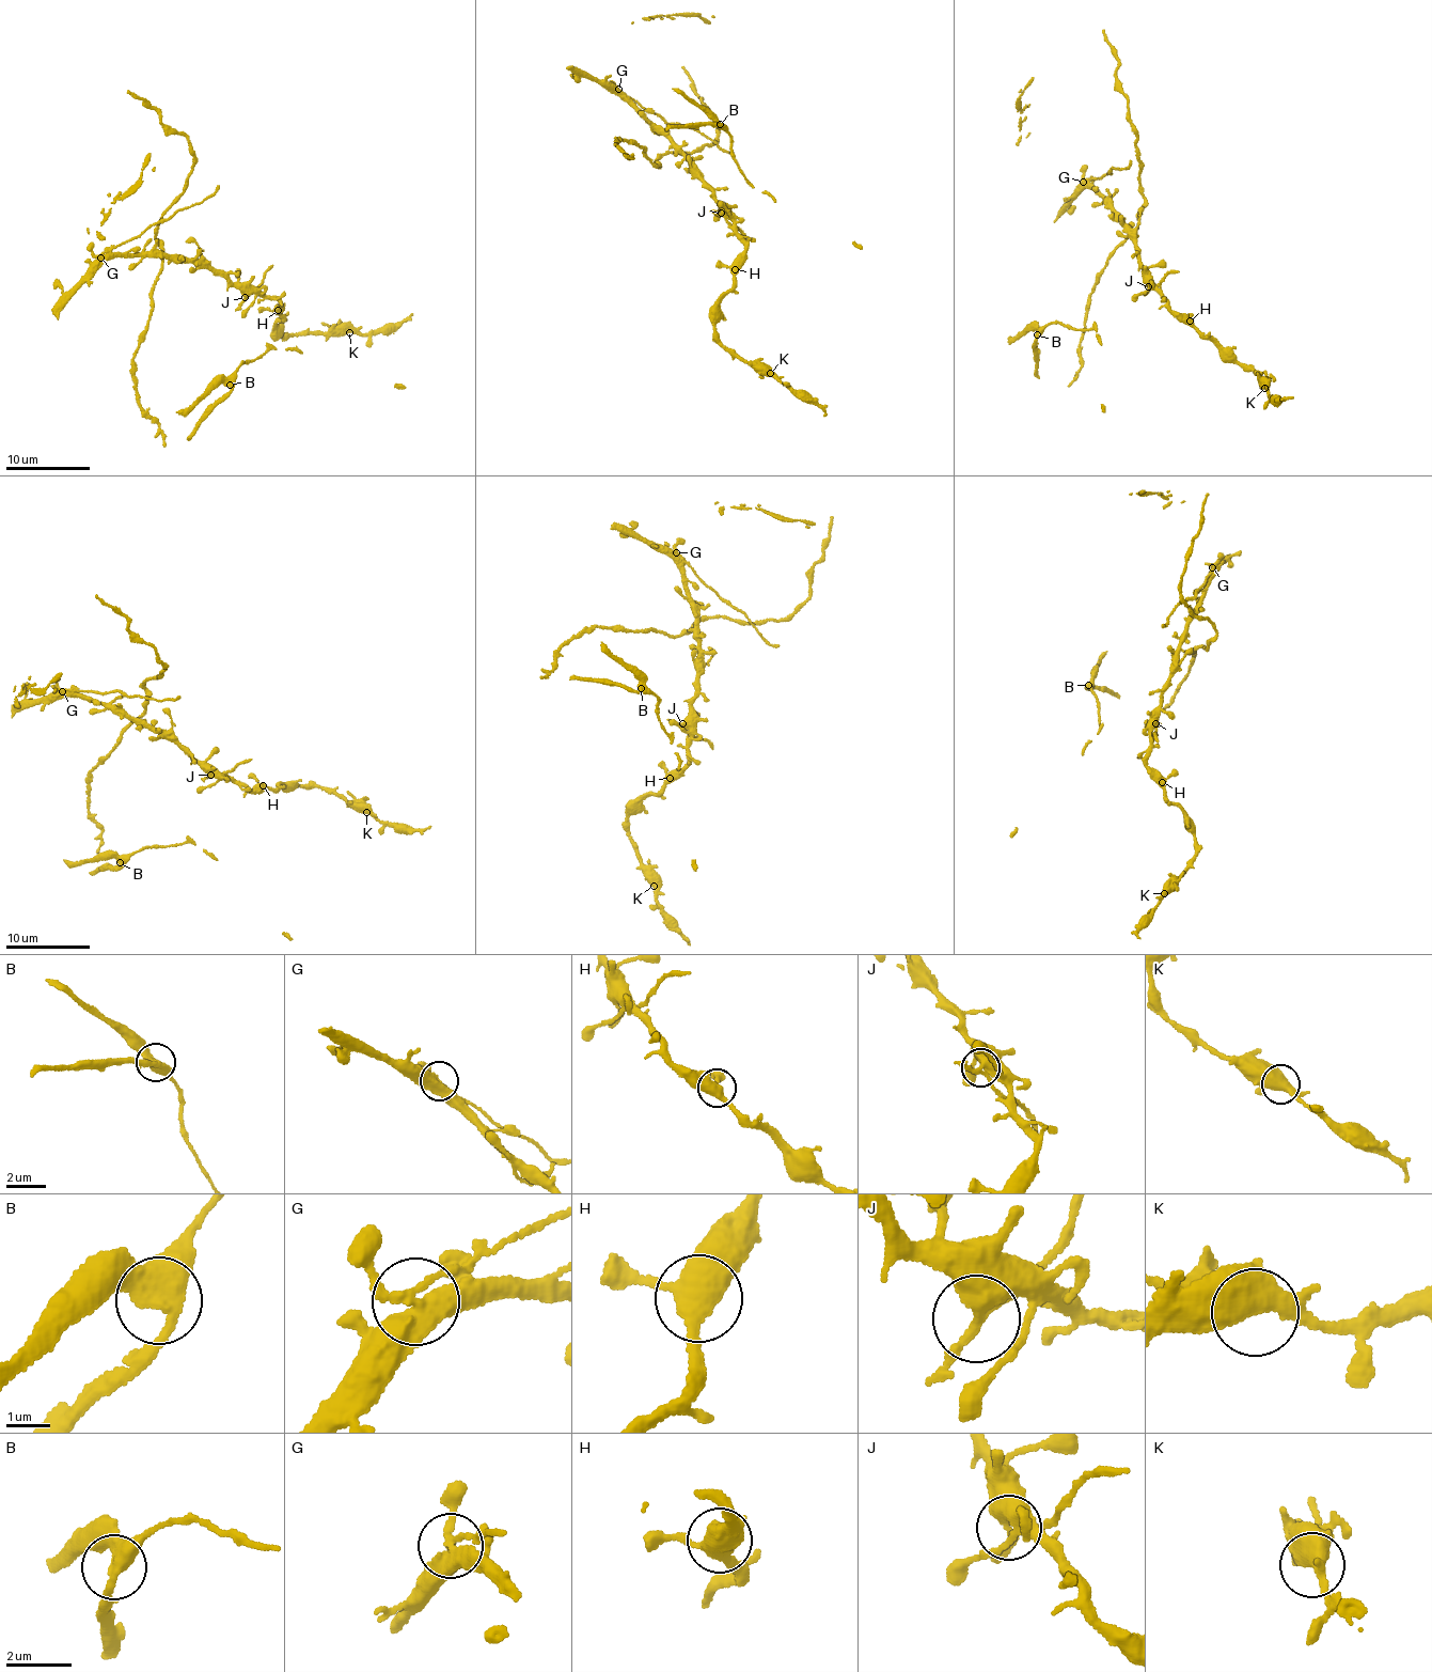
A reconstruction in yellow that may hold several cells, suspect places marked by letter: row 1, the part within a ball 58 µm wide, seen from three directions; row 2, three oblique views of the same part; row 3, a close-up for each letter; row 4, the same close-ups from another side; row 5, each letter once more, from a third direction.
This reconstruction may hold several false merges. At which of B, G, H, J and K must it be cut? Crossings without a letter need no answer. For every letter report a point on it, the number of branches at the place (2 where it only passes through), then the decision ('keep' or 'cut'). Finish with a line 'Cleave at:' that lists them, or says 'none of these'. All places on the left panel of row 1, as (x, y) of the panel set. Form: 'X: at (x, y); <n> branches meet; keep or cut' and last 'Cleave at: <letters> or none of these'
B: at (230, 385); 3 branches meet; keep
G: at (100, 258); 3 branches meet; cut
H: at (278, 310); 3 branches meet; keep
J: at (245, 297); 3 branches meet; cut
K: at (349, 332); 3 branches meet; keep
Cleave at: G, J

